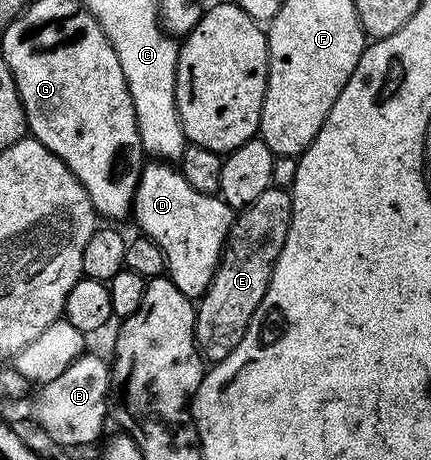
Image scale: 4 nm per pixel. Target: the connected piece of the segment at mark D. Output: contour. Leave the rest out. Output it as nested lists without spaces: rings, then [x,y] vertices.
[[[167,162],[142,165],[139,185],[135,187],[133,217],[139,223],[138,231],[161,250],[166,275],[181,294],[198,298],[206,292],[236,215],[236,209],[230,208],[218,195],[193,190],[178,167]]]

